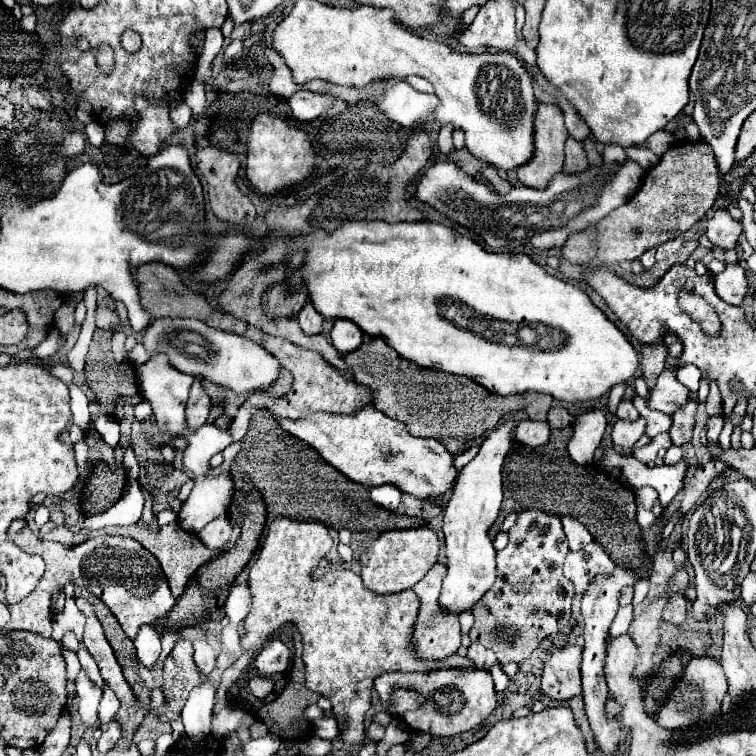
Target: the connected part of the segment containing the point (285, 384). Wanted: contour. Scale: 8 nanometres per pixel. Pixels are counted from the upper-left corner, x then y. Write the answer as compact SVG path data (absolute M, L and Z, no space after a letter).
M282 368L280 372L280 377L276 383L272 386L273 391L275 391L276 396L284 396L291 389L293 384L293 376L291 373Z

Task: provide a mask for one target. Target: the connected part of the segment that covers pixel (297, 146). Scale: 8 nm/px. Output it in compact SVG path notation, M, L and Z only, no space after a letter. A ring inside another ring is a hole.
M260 113L254 119L248 133L248 153L246 175L252 187L262 195L276 195L288 187L300 185L316 169L316 151L310 143L310 137L302 129L272 113ZM268 151L276 157L268 157Z

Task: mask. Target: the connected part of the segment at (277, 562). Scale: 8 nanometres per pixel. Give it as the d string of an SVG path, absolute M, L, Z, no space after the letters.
M276 517L268 525L266 539L260 547L258 557L250 563L250 591L252 591L252 609L244 625L266 625L266 631L276 631L284 623L296 623L304 641L304 665L306 665L306 687L314 693L320 693L332 701L332 711L336 721L346 723L346 729L340 729L340 739L350 745L358 745L366 737L366 713L372 705L372 687L374 679L388 671L406 671L406 673L430 673L434 669L450 669L472 665L468 657L452 655L446 663L422 663L414 659L410 651L410 627L418 615L418 597L414 591L400 591L392 595L378 595L364 587L360 575L348 569L329 571L322 579L312 579L310 565L306 565L311 553L327 553L334 541L328 533L328 527L320 521L296 521L290 517Z

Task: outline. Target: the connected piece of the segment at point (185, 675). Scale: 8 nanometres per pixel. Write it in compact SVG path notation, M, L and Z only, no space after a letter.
M180 639L164 661L164 697L170 707L184 707L190 691L200 683L192 661L192 643Z

